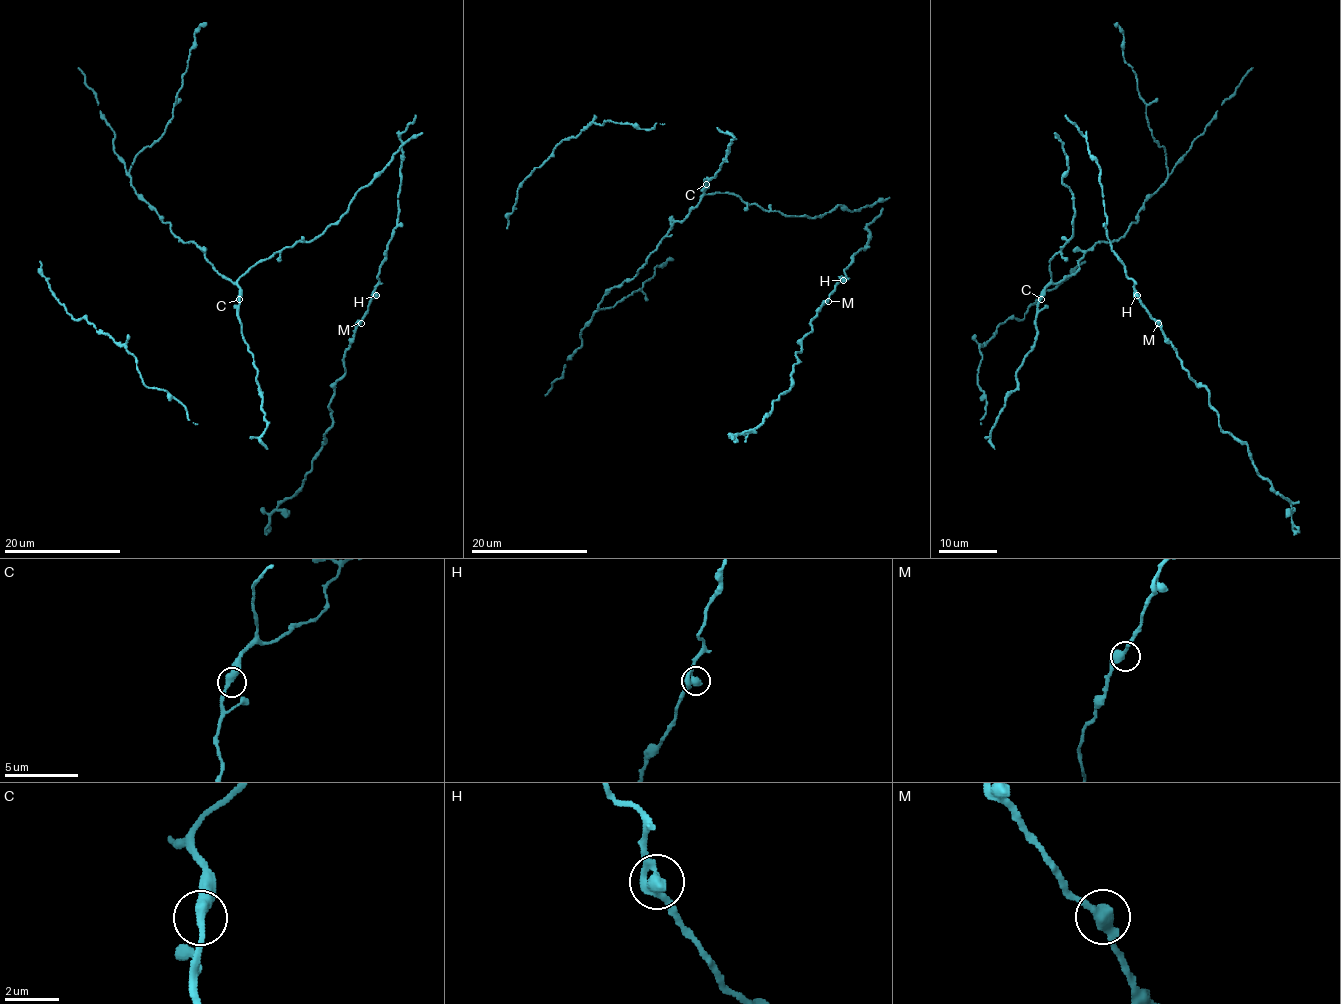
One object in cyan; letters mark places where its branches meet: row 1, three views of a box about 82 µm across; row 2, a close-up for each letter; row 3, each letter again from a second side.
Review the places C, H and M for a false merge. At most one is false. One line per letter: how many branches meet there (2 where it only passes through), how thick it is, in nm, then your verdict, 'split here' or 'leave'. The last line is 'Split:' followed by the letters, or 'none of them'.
C: 2 | 380 nm | leave
H: 2 | 400 nm | leave
M: 2 | 400 nm | leave
Split: none of them

